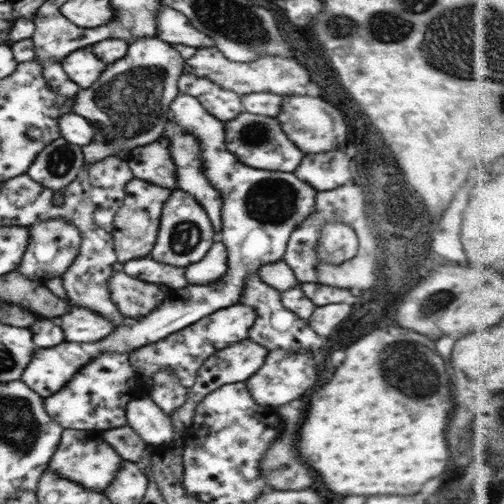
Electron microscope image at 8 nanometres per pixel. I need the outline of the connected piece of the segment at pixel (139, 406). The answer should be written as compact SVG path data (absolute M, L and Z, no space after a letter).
M147 394L132 399L126 407L127 425L148 445L170 444L175 430L172 421Z

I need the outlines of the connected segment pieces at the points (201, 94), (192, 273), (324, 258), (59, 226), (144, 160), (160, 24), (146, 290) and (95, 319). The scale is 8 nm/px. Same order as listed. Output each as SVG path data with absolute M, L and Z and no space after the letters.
M192 72L182 74L178 79L181 94L193 96L212 116L218 120L234 120L243 112L241 95L230 89L222 88L207 78L196 76Z
M215 242L206 256L186 267L186 280L190 284L218 284L216 280L226 274L227 250L224 244Z
M341 222L323 225L318 249L321 265L342 264L344 260L350 260L357 253L358 247L357 236L351 225Z
M52 218L28 226L27 249L22 255L17 271L30 280L44 282L50 278L61 277L74 262L78 254L82 237L78 229L63 218Z
M162 136L151 144L134 148L126 160L134 176L170 191L176 190L177 166L170 156L169 145L166 136Z
M162 6L158 16L156 16L156 32L160 40L164 40L172 45L185 44L186 46L193 46L196 49L208 48L214 46L214 41L210 40L209 36L200 34L198 30L190 26L190 21L184 14Z
M123 270L114 271L109 278L110 298L124 316L138 318L154 310L168 294L170 288L150 284L128 276Z
M72 306L72 310L60 316L60 326L66 334L66 342L98 342L112 332L110 320L98 316L98 312Z

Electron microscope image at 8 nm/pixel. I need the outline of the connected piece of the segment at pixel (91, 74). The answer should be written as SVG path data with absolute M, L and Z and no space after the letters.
M91 46L71 52L61 60L61 65L70 80L73 80L81 89L92 86L106 68L106 64L95 57Z

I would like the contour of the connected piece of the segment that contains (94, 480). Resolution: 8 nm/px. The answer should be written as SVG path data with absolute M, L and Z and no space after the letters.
M70 428L65 430L66 432L61 434L60 442L48 463L47 470L57 472L66 480L81 484L88 490L104 494L120 470L122 457L110 444L102 440L103 437L98 432L84 432L84 430L78 432L78 430L70 430Z

